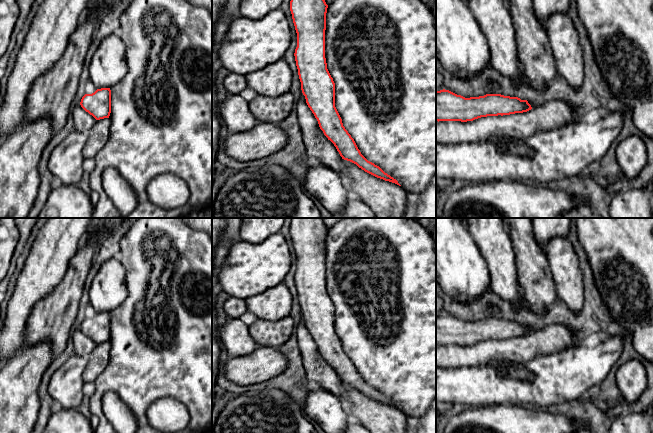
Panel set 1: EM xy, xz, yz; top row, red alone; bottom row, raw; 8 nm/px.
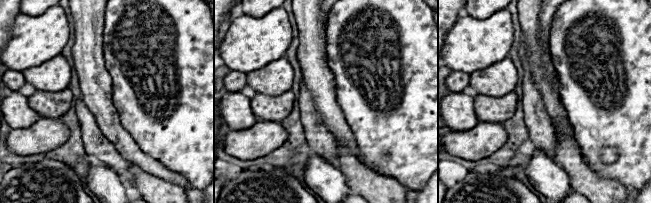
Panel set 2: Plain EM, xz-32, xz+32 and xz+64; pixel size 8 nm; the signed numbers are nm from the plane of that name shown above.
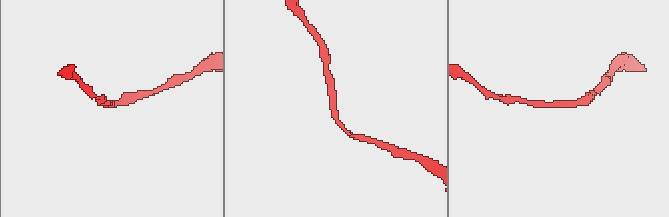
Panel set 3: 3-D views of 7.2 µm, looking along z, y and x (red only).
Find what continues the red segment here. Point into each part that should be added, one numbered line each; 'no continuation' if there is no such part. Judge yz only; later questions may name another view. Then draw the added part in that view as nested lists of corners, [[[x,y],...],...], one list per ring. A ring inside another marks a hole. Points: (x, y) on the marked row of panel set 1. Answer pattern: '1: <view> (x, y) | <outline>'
1: yz (552, 114) | [[[550,100],[523,113],[487,116],[473,121],[436,121],[436,143],[485,142],[493,137],[525,140],[535,133],[574,122],[574,108],[566,102]]]

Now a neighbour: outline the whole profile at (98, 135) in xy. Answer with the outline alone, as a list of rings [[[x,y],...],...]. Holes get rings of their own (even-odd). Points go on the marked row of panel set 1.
[[[104,118],[97,120],[87,135],[87,141],[83,148],[85,158],[94,158],[95,155],[104,147],[109,138],[111,120]]]

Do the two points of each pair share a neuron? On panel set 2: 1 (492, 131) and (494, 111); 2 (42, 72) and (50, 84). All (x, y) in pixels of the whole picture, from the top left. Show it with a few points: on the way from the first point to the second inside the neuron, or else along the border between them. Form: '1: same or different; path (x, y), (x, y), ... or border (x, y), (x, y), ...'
1: different; border (479, 120), (502, 123)
2: same; path (45, 75), (50, 81)

